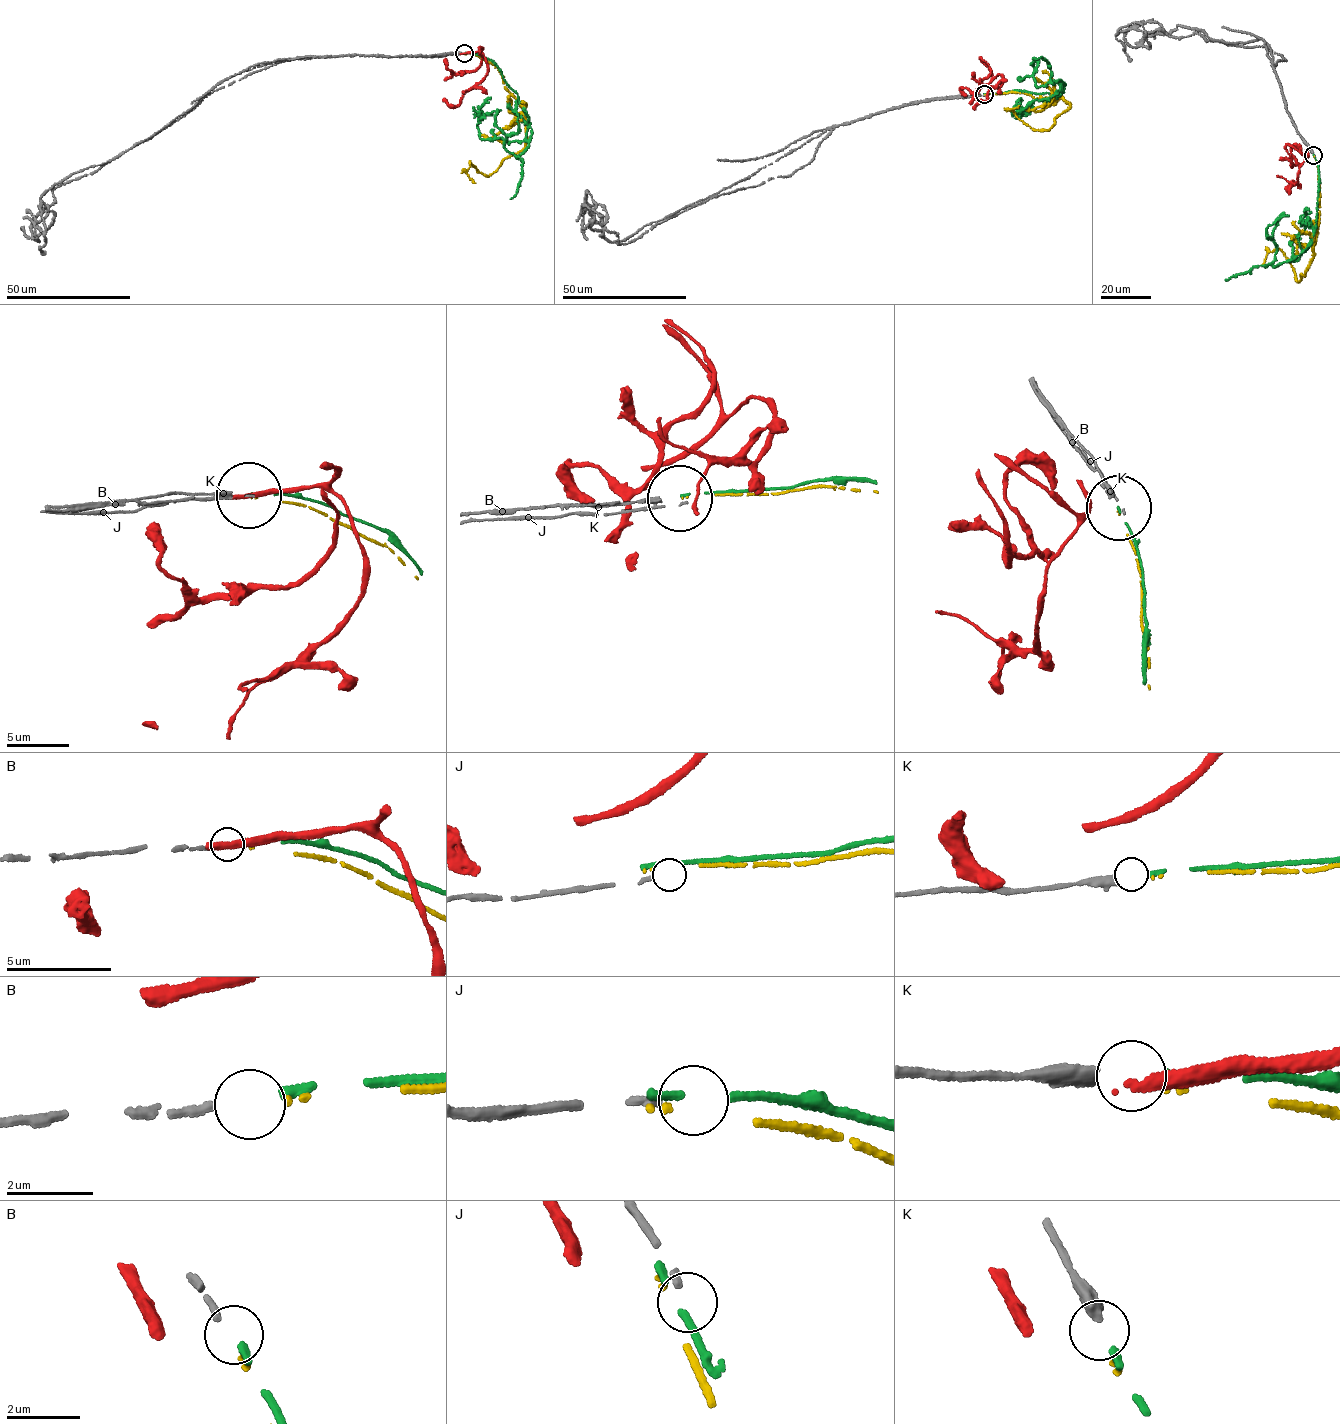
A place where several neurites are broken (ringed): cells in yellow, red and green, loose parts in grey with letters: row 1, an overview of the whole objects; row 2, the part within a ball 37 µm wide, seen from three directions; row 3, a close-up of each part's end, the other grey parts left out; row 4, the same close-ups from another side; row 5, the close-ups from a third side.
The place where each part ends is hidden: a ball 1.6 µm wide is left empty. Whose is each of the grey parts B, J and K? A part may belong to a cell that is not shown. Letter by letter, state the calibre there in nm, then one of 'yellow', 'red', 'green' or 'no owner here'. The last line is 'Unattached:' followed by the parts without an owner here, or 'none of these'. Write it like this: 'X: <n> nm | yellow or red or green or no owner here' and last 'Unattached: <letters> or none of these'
B: 170 nm | yellow
J: 170 nm | no owner here
K: 440 nm | green
Unattached: J

